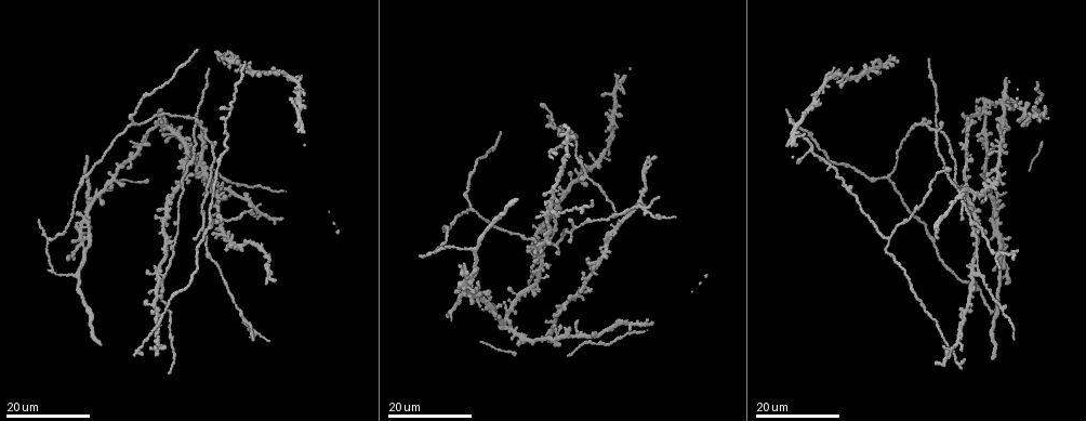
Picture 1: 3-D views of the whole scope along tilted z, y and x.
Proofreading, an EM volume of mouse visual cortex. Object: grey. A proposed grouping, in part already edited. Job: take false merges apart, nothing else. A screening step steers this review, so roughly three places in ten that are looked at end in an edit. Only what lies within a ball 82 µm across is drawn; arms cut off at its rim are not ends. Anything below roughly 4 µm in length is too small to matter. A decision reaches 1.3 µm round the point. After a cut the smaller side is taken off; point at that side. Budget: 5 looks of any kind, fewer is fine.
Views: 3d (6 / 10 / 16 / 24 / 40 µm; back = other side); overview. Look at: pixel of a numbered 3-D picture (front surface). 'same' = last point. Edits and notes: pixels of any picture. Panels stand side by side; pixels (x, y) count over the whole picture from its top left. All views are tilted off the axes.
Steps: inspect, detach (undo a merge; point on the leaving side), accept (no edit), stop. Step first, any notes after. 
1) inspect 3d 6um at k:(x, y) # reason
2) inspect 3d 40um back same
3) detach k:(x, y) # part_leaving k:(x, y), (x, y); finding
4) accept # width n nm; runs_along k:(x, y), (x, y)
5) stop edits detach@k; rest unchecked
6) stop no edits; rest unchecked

inspect 3d 24um at 1:(997, 227)

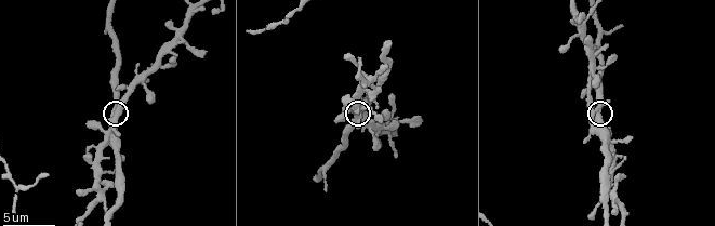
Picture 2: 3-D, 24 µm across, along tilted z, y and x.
inspect 3d 10um at 2:(598, 108)

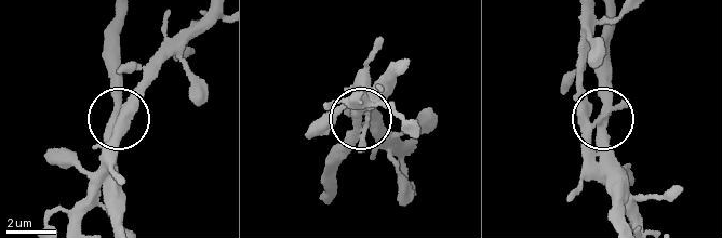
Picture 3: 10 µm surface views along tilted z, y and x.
accept # arms 3; all the same neuron

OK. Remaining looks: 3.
inspect 3d 24um at 1:(578, 337) # small branch off a trunk

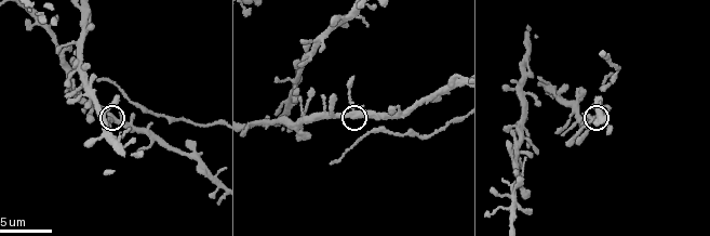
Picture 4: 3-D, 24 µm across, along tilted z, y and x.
inspect 3d 6um at 4:(353, 115)

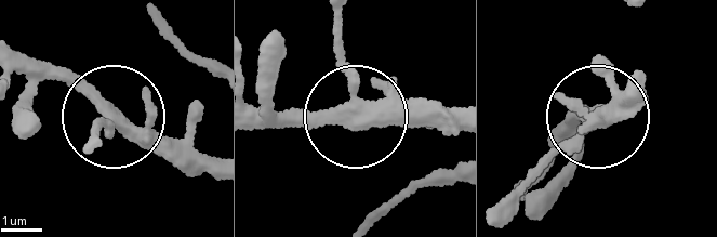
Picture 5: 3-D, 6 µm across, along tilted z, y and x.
accept # runs_along 5:(253, 123), (354, 110), (340, 27); continuous, no second neuron

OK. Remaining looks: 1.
stop no edits; rest unchecked

